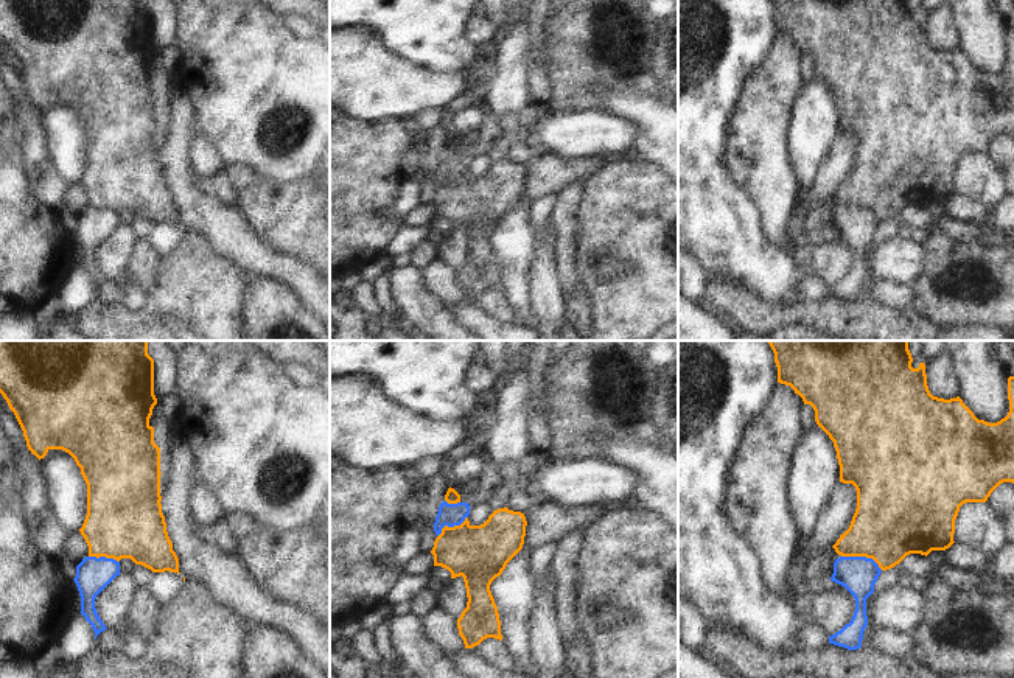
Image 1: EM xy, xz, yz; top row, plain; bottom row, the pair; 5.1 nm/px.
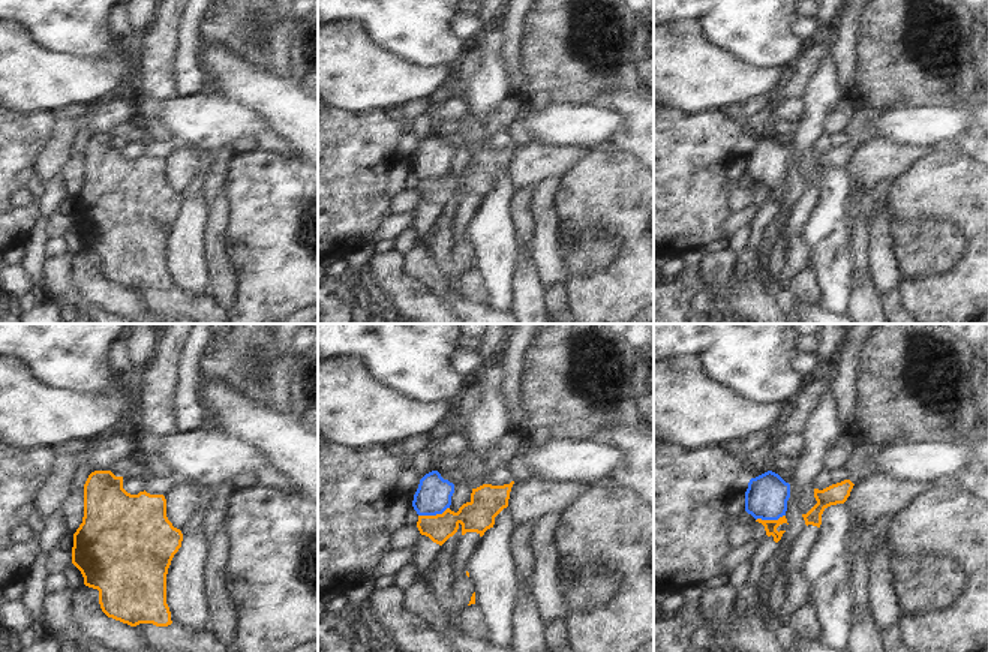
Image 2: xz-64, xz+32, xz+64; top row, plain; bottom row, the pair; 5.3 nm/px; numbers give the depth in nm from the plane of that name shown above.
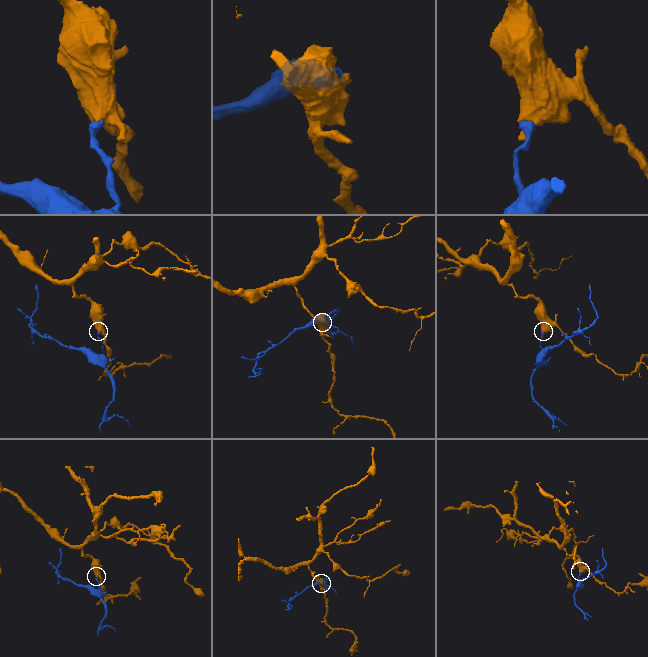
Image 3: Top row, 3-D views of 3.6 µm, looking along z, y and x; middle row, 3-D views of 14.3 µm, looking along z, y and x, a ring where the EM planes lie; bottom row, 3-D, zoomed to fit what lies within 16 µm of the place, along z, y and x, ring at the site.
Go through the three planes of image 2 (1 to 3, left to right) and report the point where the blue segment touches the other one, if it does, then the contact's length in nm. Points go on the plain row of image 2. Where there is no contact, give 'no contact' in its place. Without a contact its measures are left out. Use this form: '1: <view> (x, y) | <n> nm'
1: no contact
2: xz+32 (434, 180) | 180 nm
3: xz+64 (769, 185) | 160 nm

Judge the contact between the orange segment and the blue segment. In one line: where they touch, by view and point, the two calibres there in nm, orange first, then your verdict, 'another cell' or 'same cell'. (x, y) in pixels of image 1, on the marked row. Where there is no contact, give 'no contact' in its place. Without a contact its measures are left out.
meets orange in yz at (862, 555); 400 nm thick on the orange side, 190 nm on the other; another cell

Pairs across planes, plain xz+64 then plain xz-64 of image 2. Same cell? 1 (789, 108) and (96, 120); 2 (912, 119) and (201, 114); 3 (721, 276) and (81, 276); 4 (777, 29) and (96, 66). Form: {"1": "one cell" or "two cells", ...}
{"1": "one cell", "2": "one cell", "3": "two cells", "4": "two cells"}

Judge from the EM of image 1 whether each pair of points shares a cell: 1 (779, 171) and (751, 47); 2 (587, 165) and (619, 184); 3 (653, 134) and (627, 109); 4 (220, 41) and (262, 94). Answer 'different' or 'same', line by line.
1: different
2: different
3: same
4: same

